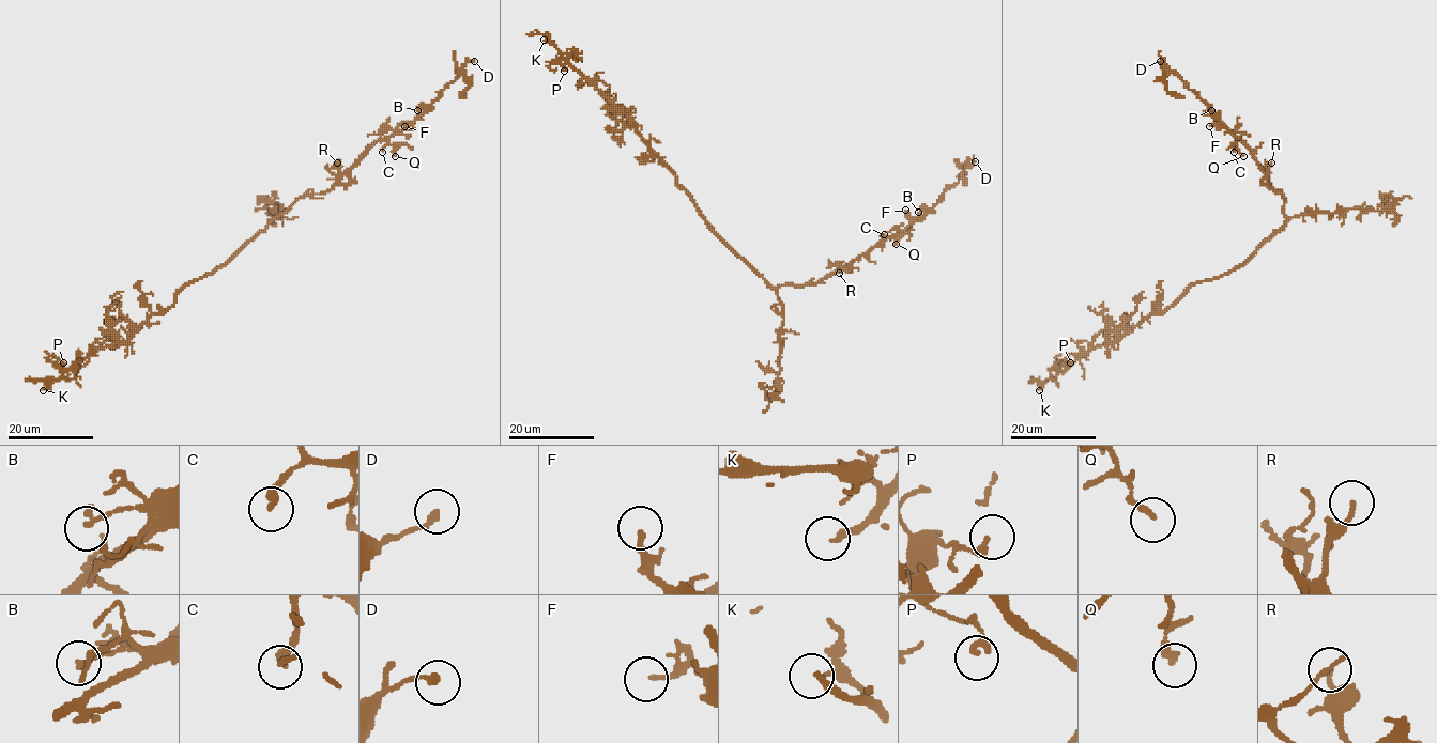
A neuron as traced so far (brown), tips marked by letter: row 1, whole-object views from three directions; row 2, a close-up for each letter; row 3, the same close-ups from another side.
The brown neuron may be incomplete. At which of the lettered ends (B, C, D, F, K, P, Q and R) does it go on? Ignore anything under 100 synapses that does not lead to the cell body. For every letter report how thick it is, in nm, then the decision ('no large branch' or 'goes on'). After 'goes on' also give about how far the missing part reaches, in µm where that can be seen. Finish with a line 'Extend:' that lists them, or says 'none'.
B: 180 nm thick; no large branch
C: 240 nm thick; no large branch
D: 220 nm thick; no large branch
F: 170 nm thick; no large branch
K: 200 nm thick; goes on; about 70 µm are missing
P: 220 nm thick; no large branch
Q: 260 nm thick; no large branch
R: 160 nm thick; no large branch
Extend: K

